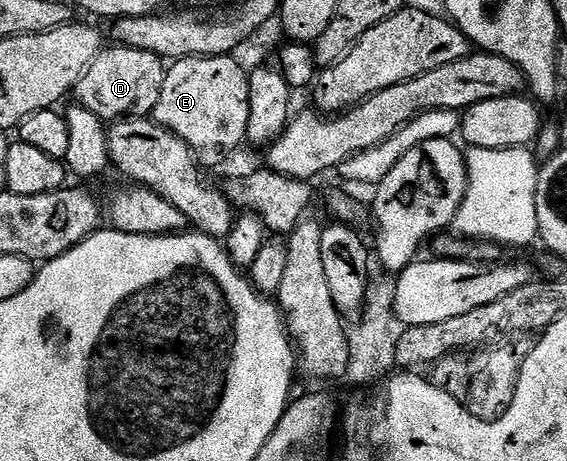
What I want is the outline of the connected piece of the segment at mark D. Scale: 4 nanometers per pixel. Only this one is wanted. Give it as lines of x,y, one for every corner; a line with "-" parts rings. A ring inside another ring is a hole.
119,44
101,50
100,55
86,68
78,80
74,98
94,116
105,120
123,120
129,116
142,118
151,115
162,96
162,84
166,73
165,59
154,52
135,50

